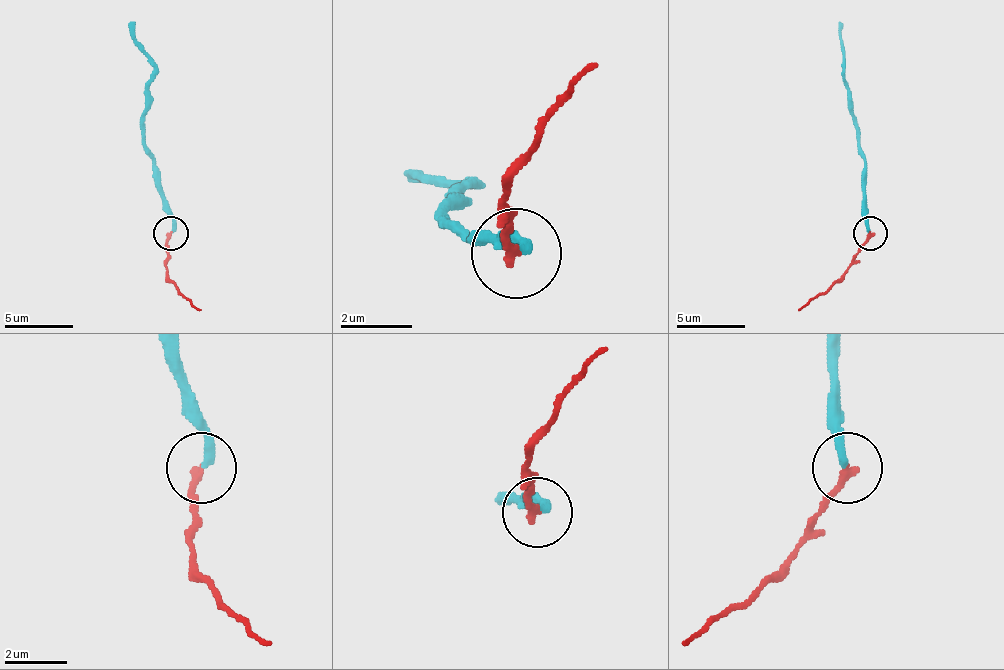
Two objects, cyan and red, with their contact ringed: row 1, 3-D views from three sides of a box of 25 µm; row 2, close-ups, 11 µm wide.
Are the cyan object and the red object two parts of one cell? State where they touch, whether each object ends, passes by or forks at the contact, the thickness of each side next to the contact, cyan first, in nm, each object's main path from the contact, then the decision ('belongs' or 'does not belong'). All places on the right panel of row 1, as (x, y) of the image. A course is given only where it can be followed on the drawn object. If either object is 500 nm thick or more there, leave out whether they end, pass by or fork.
place (870, 233); cyan ends; red ends; calibres 280 and 240 nm; course cyan (869, 232), (865, 171), (838, 21); course red (869, 232), (842, 276), (797, 310); does not belong

